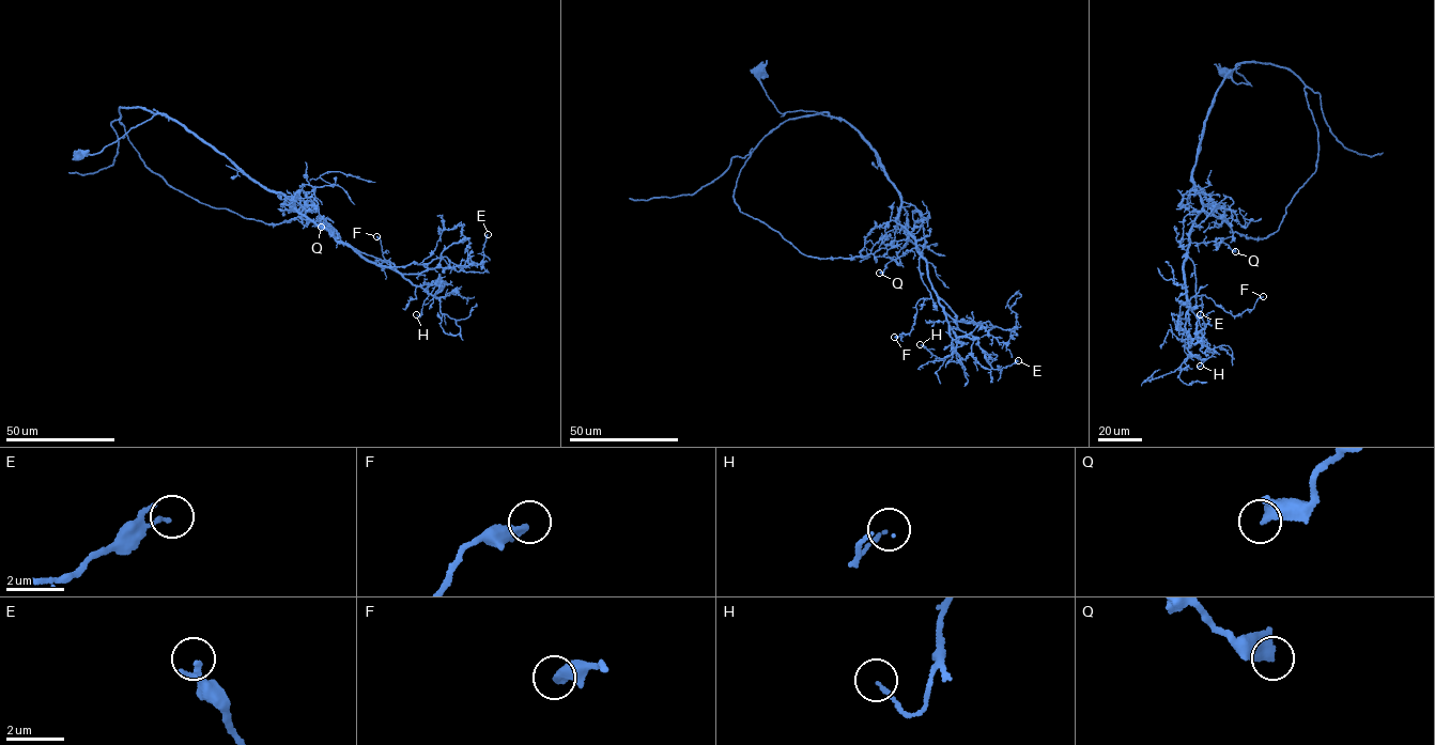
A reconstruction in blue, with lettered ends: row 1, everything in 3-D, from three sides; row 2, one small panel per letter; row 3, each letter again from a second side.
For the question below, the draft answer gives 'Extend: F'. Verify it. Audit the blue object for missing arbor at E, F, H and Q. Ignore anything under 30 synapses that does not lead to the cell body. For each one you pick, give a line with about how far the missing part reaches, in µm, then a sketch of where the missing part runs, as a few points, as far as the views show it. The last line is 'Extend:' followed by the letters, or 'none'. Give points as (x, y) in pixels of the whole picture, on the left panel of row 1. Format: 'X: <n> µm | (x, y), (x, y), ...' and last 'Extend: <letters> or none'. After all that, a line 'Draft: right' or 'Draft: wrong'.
Extend: none
Draft: wrong

